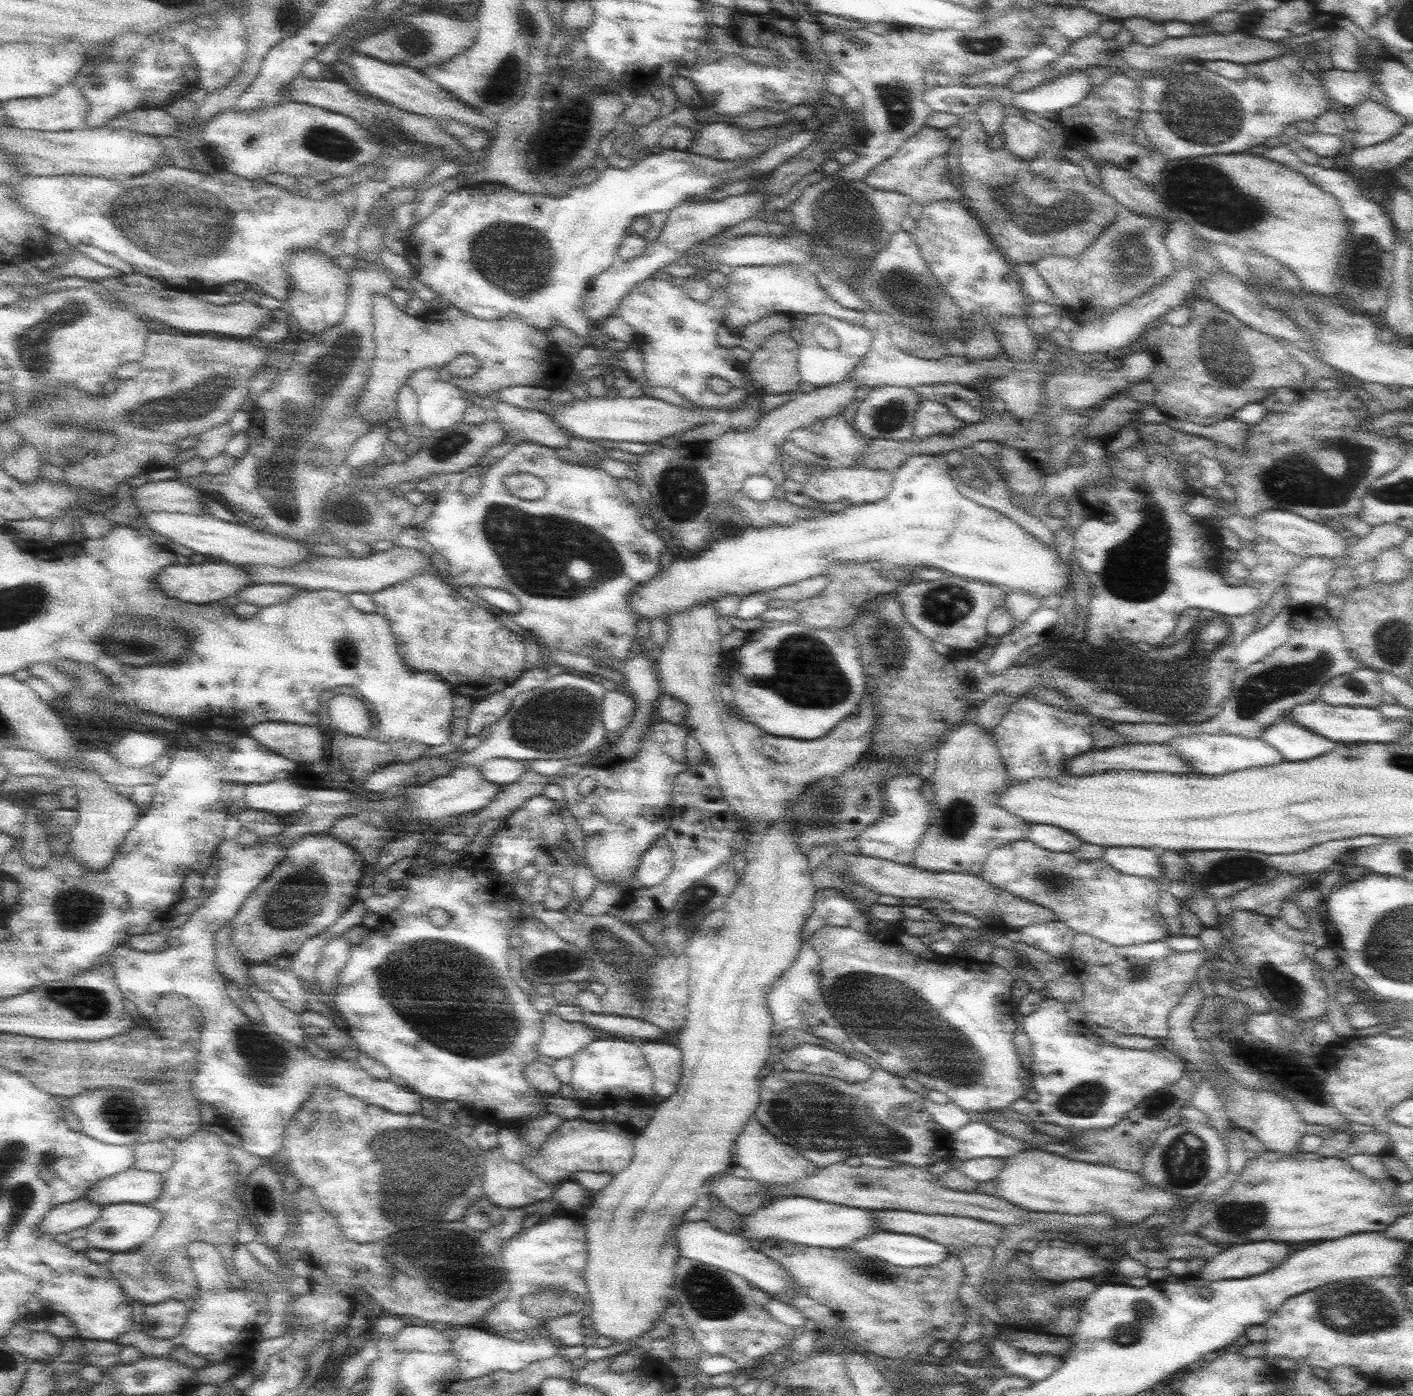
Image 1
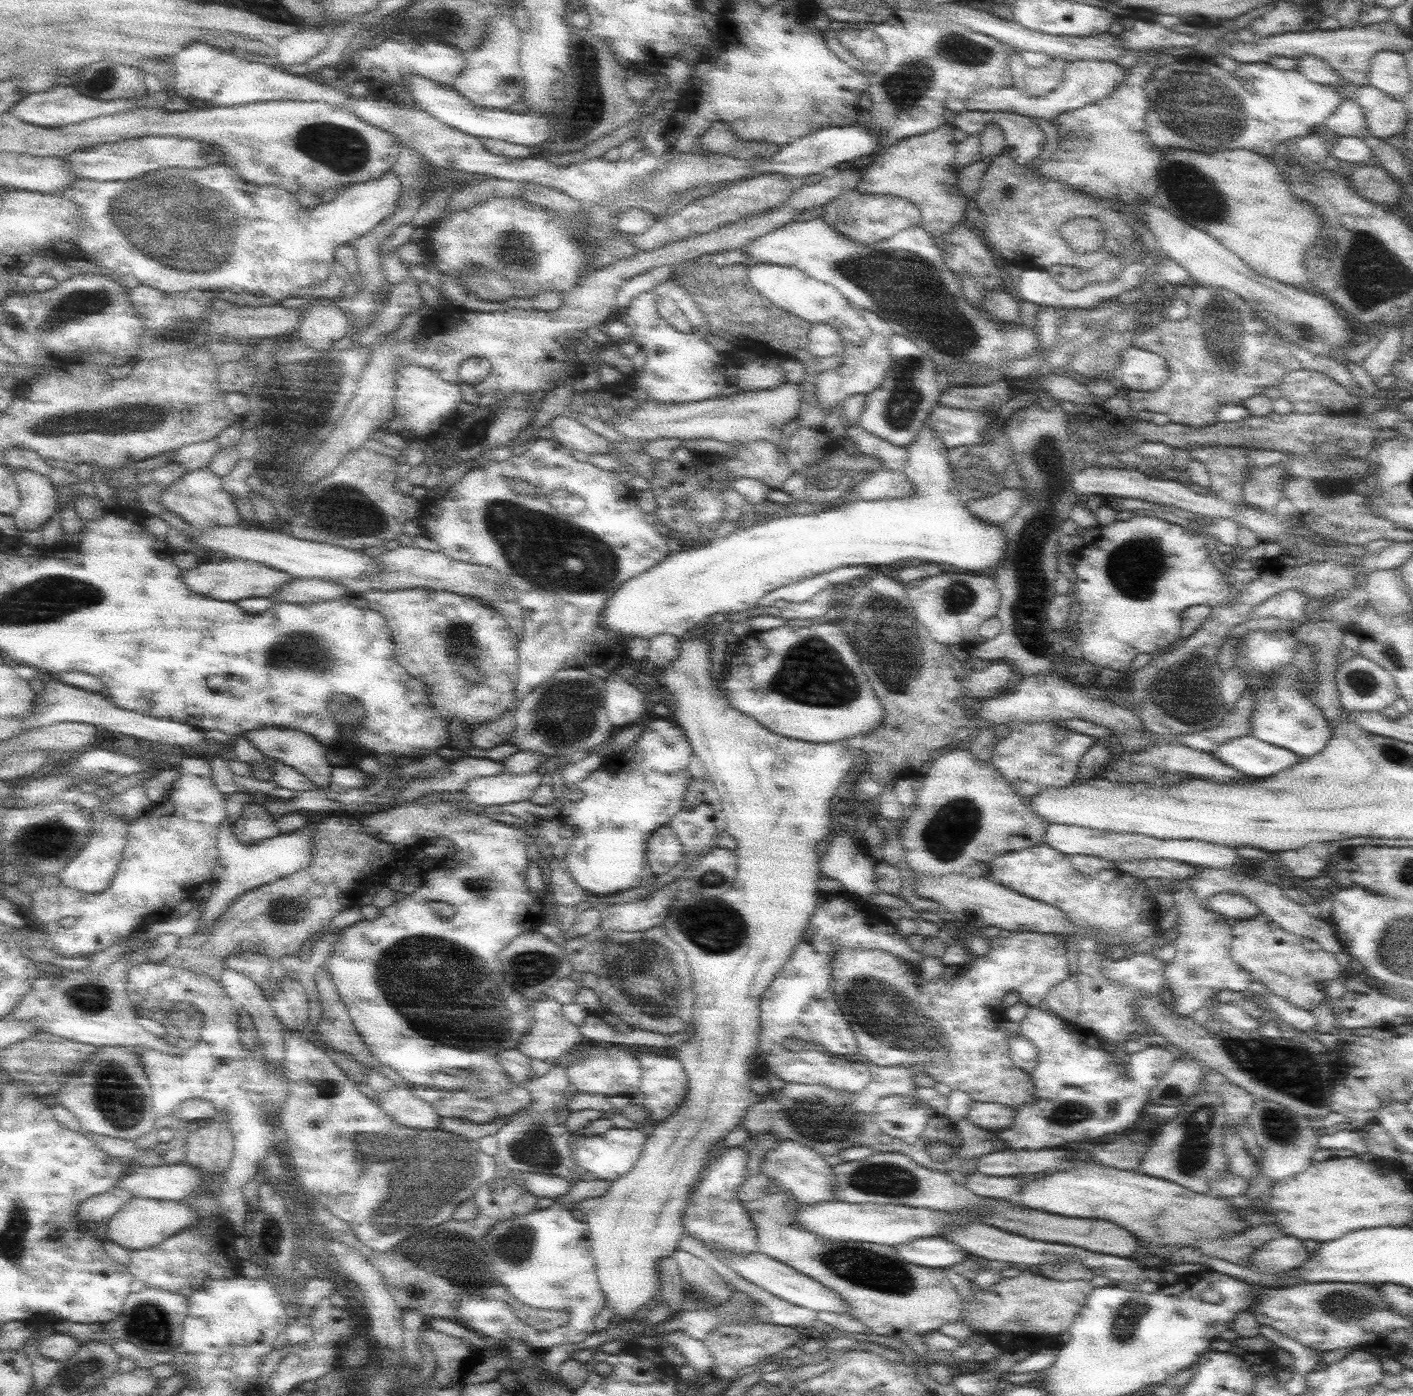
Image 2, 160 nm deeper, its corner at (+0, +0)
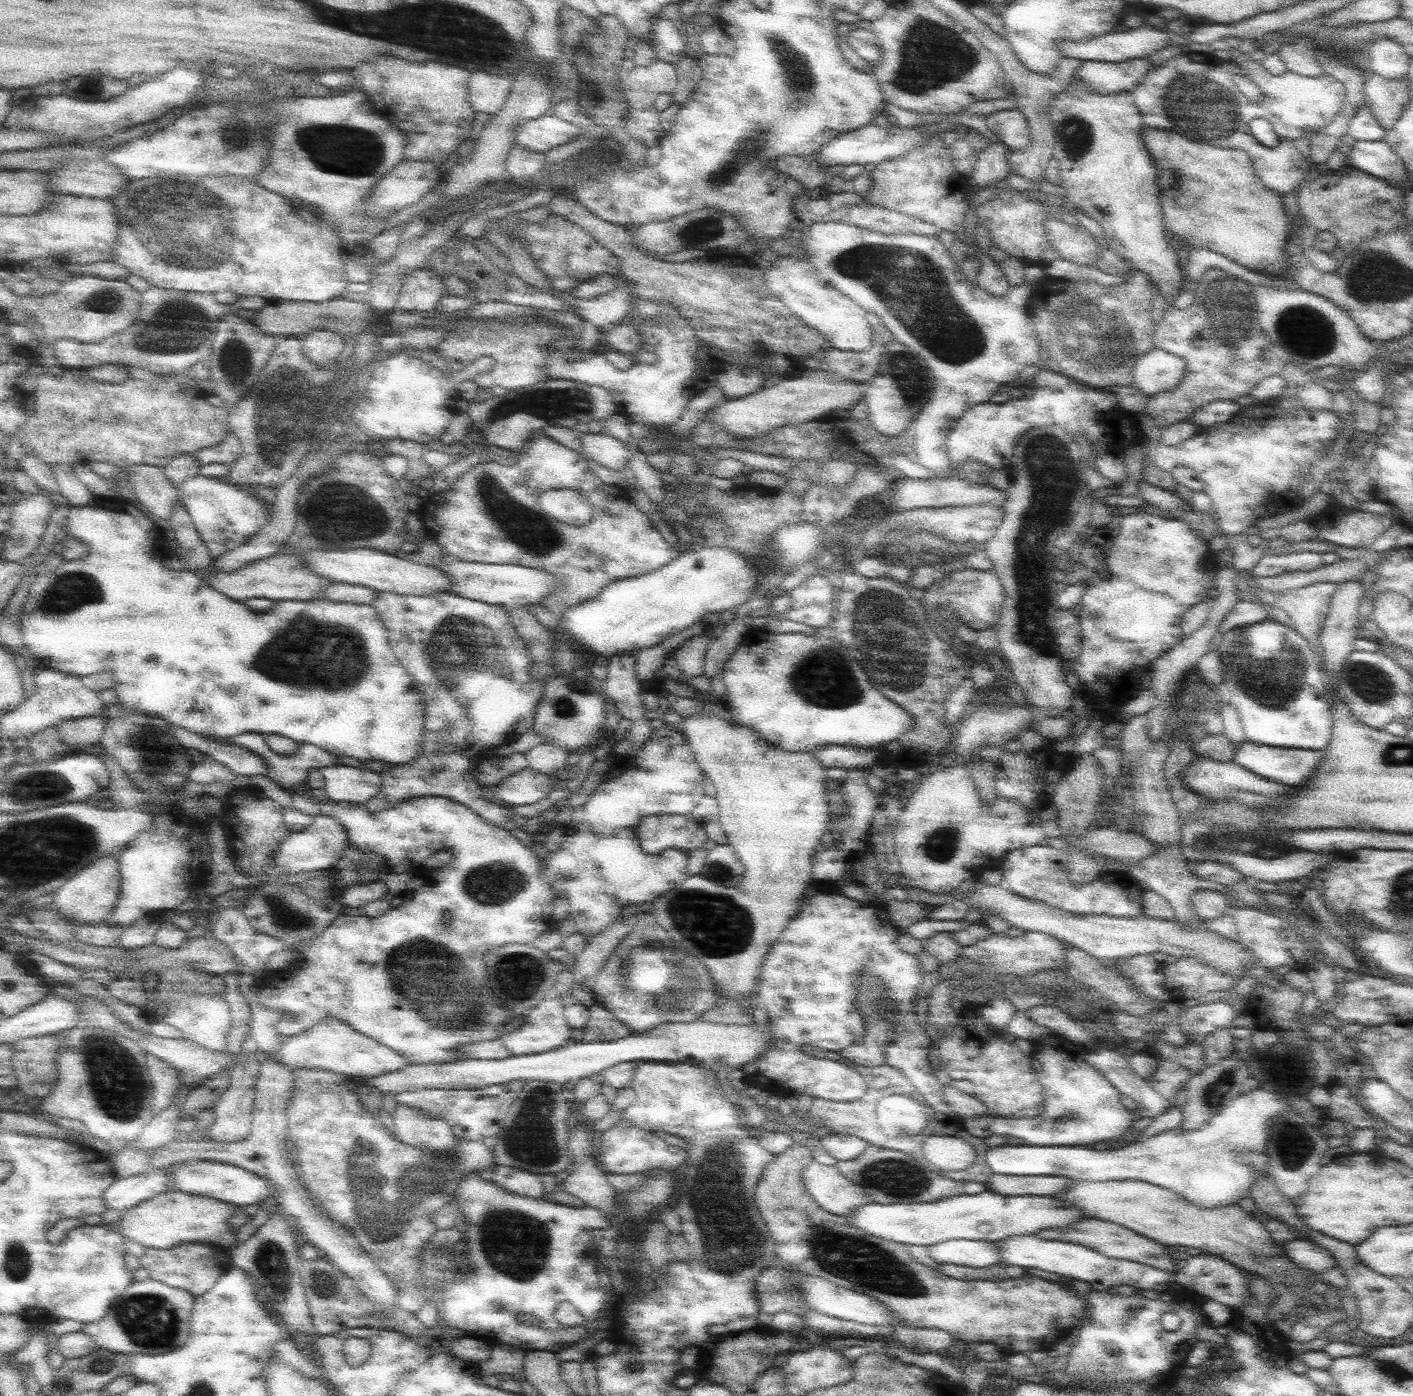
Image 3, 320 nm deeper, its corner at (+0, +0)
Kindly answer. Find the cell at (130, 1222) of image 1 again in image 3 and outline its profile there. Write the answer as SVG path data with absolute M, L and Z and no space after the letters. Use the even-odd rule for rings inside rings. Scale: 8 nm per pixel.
M170 1189L124 1211L118 1222L119 1232L132 1241L160 1250L192 1242L232 1248L237 1244L237 1231L230 1225L230 1217L234 1217L237 1208L238 1205L217 1198Z

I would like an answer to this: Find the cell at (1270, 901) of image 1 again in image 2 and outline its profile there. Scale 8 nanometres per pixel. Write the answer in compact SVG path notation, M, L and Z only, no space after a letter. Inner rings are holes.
M1237 892L1218 893L1209 898L1208 904L1208 909L1229 921L1250 919L1261 912L1254 902Z

